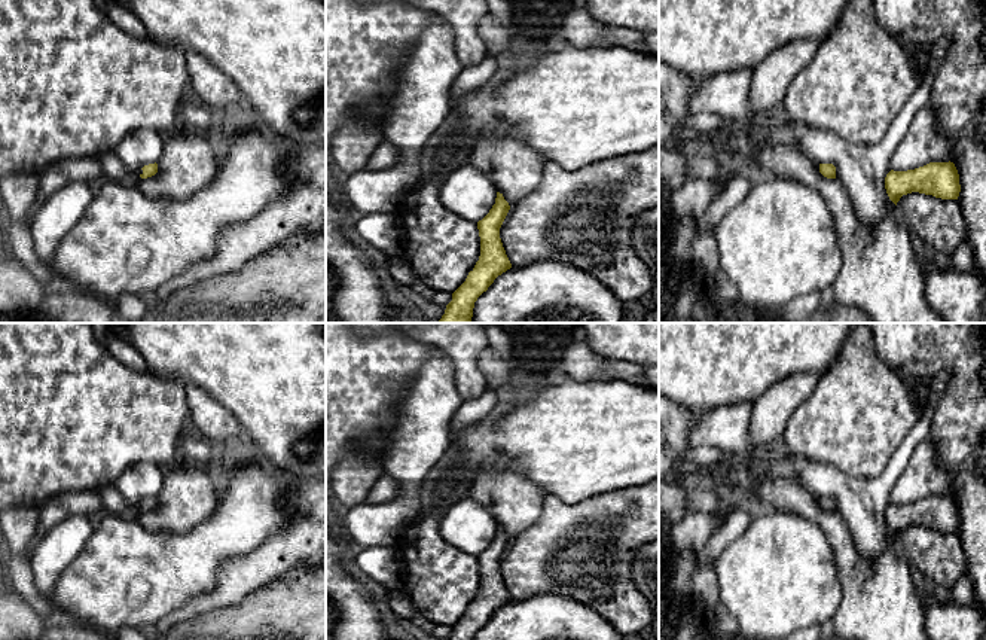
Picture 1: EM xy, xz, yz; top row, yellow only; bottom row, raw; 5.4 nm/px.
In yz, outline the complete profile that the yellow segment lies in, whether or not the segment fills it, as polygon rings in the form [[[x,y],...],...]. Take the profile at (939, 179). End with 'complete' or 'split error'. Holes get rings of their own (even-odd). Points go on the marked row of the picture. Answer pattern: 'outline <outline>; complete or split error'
outline [[[929,162],[924,167],[894,171],[885,177],[885,189],[897,205],[903,195],[919,192],[941,199],[958,199],[961,192],[959,174],[953,162]]]; complete

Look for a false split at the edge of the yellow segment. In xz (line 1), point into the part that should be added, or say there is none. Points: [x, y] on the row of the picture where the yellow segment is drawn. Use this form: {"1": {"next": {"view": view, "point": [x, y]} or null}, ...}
{"1": {"next": null}}

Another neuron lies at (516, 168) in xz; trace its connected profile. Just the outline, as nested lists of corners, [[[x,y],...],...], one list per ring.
[[[485,137],[473,146],[470,159],[497,186],[509,205],[529,195],[541,180],[546,159],[515,138]]]

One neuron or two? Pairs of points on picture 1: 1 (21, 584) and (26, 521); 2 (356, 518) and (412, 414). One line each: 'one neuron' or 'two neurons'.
1: one neuron
2: one neuron

